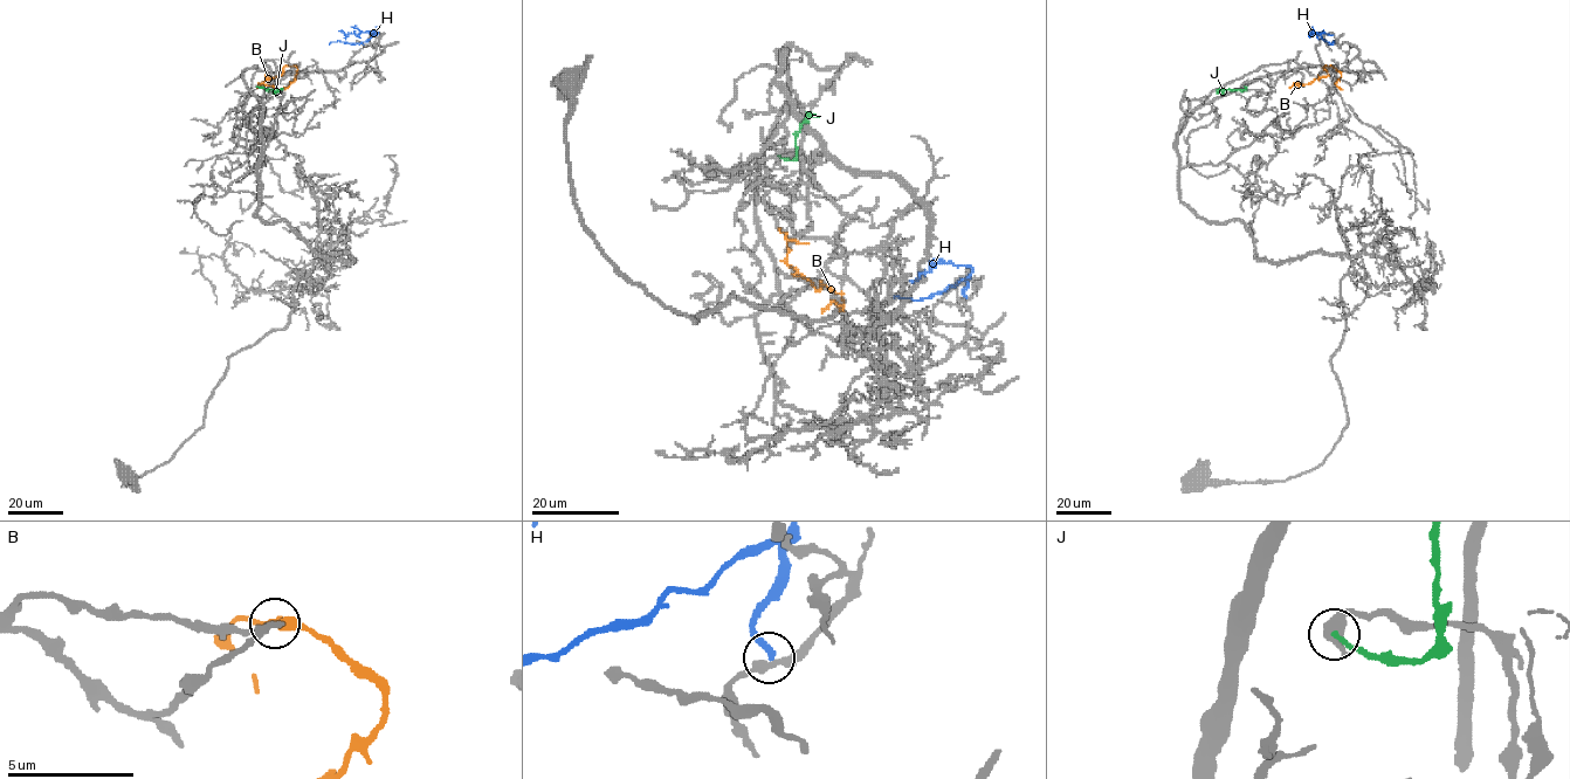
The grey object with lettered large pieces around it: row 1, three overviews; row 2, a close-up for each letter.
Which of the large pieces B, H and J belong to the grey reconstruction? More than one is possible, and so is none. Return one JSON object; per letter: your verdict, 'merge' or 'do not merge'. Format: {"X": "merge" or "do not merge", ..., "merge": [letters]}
{"B": "merge", "H": "do not merge", "J": "merge", "merge": ["B", "J"]}

